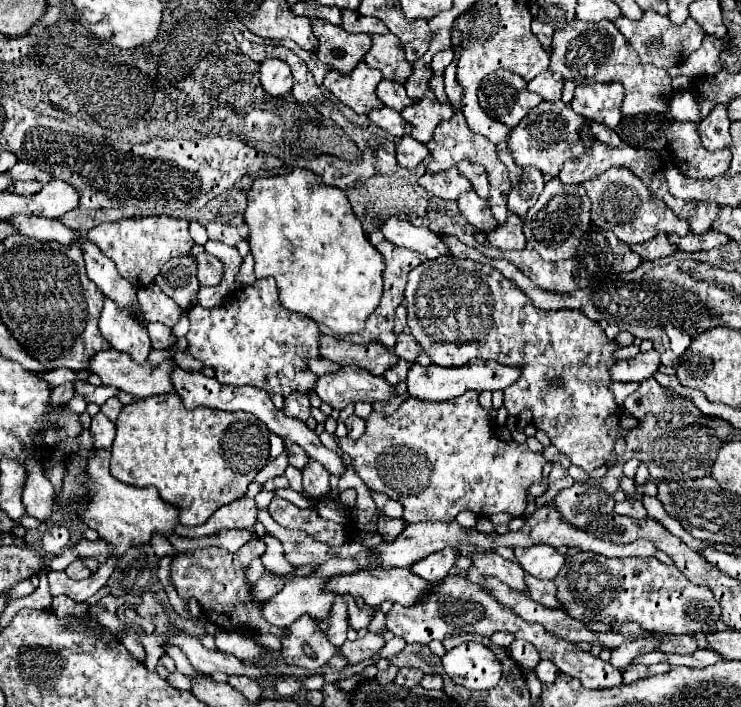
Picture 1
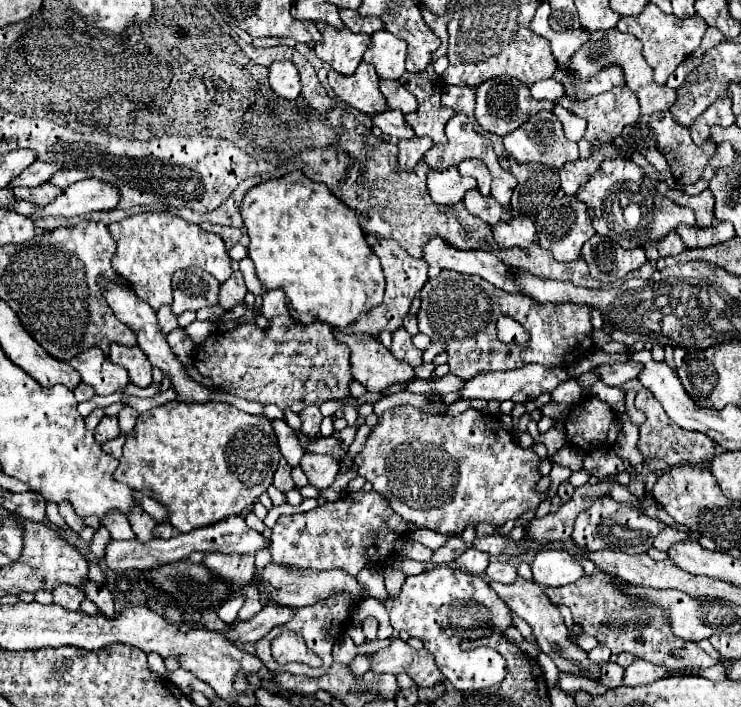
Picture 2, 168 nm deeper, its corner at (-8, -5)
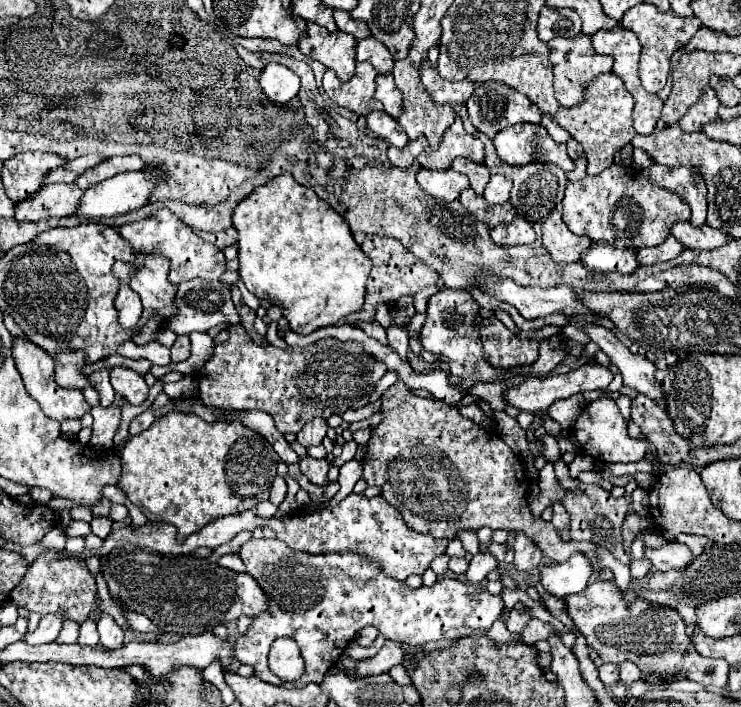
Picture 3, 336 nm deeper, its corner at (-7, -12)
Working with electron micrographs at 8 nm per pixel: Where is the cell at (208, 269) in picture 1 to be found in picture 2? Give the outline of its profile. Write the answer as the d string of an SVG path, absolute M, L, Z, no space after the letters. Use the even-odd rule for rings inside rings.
M234 271L228 281L222 283L220 287L220 305L226 309L232 309L238 303L244 303L246 297L246 287L240 271Z

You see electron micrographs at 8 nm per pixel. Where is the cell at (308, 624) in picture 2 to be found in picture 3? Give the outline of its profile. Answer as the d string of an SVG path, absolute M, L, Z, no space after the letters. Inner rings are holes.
M251 538L241 546L239 556L245 562L247 574L267 592L271 608L255 616L247 634L239 636L235 642L235 658L241 664L253 666L257 678L283 688L321 684L329 666L342 654L333 653L333 646L347 648L365 626L377 626L389 640L417 646L431 640L443 640L453 628L485 634L503 610L501 596L489 594L483 586L439 578L433 586L415 590L405 582L383 576L369 560L347 552L311 556L307 552L291 552L281 540ZM281 636L295 638L305 660L305 674L295 682L283 682L267 668L269 646Z

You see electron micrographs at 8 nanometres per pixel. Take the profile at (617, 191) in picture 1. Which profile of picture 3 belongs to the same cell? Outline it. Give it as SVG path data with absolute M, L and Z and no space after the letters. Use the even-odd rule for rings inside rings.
M613 164L597 176L569 182L563 198L563 220L573 234L589 236L618 248L645 248L661 244L675 222L689 220L687 204L671 190L649 182L633 168Z

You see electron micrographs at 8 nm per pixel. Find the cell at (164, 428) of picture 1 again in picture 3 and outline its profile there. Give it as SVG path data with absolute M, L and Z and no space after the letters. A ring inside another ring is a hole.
M171 412L157 418L149 430L129 438L121 452L119 488L149 520L173 524L177 528L177 540L183 542L189 534L199 532L205 524L221 516L245 512L255 508L259 502L265 502L269 498L277 462L279 456L273 452L271 444L241 422L205 422L197 414Z

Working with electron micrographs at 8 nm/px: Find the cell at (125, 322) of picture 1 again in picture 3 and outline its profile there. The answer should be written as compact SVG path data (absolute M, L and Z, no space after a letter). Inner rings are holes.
M113 368L109 372L111 376L111 386L115 388L115 392L119 396L123 396L129 404L141 406L147 400L149 394L149 386L145 384L143 376L137 374L131 368Z

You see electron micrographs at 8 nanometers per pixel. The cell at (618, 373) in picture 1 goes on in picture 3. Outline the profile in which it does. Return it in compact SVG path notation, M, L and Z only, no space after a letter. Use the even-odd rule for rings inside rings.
M583 364L579 370L573 370L569 374L559 374L559 376L547 376L547 378L533 378L529 376L521 384L509 388L503 392L503 398L507 404L519 408L521 412L531 412L537 414L541 410L547 410L553 402L569 398L573 394L585 392L585 390L607 390L607 386L613 380L613 372L601 364Z

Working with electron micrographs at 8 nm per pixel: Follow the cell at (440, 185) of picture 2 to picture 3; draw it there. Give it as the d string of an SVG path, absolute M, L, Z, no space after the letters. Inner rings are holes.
M419 170L417 176L419 186L433 198L441 198L445 202L453 202L459 198L459 194L469 188L467 176L455 172L455 170Z

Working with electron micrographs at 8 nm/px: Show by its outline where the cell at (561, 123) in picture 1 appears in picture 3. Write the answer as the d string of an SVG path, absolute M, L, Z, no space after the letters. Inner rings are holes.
M515 124L505 128L493 140L501 160L513 166L531 162L549 162L565 172L573 170L575 164L567 154L565 144L557 144L541 124Z

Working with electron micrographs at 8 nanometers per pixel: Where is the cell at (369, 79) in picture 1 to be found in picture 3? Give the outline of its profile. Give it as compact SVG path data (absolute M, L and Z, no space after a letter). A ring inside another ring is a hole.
M357 62L355 76L349 82L341 82L335 72L327 70L323 76L323 90L337 104L355 114L371 114L373 110L383 110L383 104L373 100L377 72L367 62Z

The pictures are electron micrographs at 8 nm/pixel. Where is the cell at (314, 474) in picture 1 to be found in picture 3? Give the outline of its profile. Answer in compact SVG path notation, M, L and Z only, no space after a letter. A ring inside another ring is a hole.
M303 458L299 462L301 466L301 472L317 486L325 486L327 484L327 472L329 472L329 462L323 458L323 460L317 460L317 458Z

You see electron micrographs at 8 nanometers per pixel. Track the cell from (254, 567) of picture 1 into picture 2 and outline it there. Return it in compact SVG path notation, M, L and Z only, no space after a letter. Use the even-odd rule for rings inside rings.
M234 597L234 599L228 599L220 609L218 609L218 617L224 619L224 623L232 623L242 607L242 601L244 597Z

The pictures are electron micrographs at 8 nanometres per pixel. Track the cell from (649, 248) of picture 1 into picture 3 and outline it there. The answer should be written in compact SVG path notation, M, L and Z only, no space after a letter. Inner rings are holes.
M669 236L659 246L639 250L637 252L637 260L639 260L639 264L659 264L659 262L667 262L667 260L677 258L681 252L683 252L683 244L679 244L679 240Z

